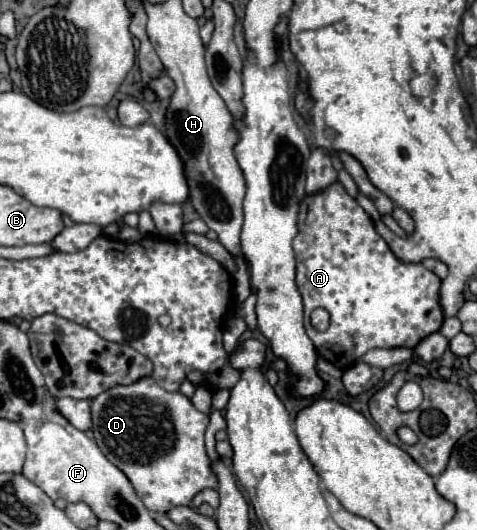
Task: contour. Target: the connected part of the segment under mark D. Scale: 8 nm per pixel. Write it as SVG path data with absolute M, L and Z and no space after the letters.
M154 378L102 392L92 400L92 422L94 442L126 474L148 510L164 514L174 506L190 506L198 492L218 488L204 450L208 414L198 412L184 394L160 388Z

